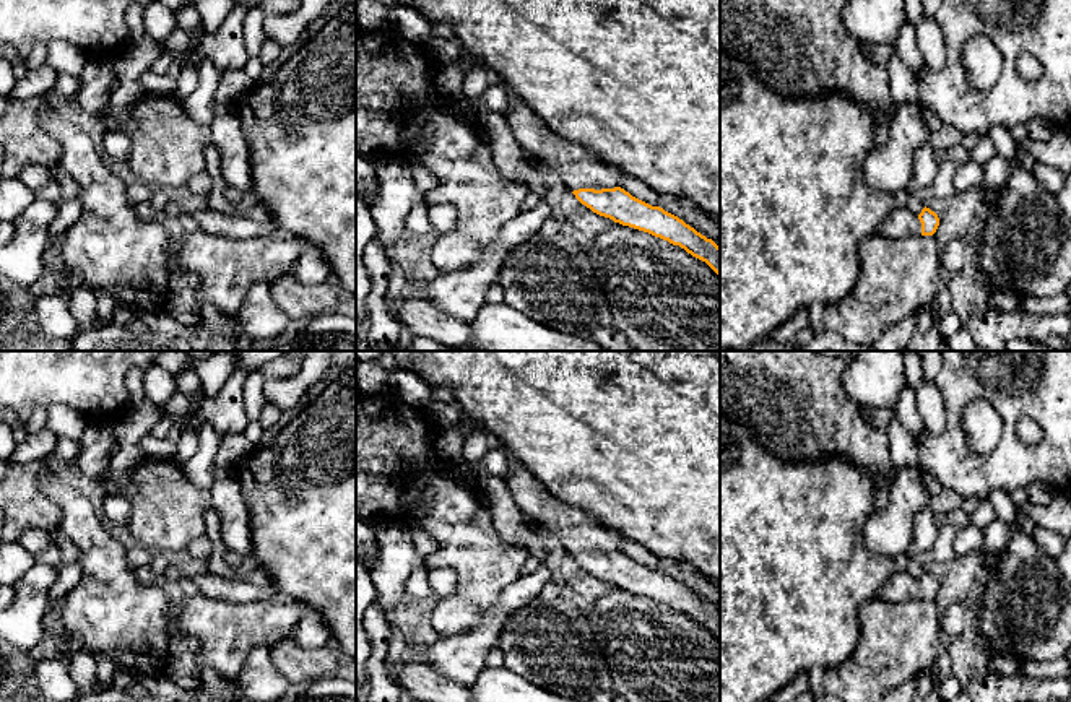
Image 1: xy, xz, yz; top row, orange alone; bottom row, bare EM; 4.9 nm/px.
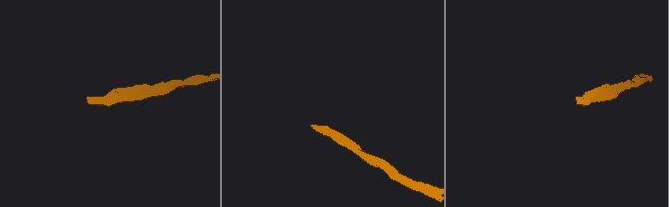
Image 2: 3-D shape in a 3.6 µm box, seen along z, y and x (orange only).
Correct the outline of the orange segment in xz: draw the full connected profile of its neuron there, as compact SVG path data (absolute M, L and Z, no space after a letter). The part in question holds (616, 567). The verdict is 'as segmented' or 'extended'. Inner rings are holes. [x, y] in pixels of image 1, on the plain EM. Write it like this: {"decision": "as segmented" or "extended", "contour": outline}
{"decision": "extended", "contour": "M507 453L507 460L510 471L504 481L507 483L507 488L522 514L530 515L541 523L553 541L562 546L582 569L600 580L613 583L614 587L648 596L655 601L668 604L673 609L679 609L692 621L705 626L720 640L720 611L712 603L707 603L683 583L665 575L663 572L652 570L632 561L629 556L619 551L622 536L618 531L603 526L583 510L554 497L510 453Z"}

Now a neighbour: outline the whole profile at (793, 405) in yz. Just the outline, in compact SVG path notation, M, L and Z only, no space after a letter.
M720 351L720 416L743 426L751 437L782 462L809 463L840 457L876 474L873 512L882 512L891 497L887 484L889 439L886 429L871 426L861 408L845 393L842 375L850 358L827 358L819 351Z

